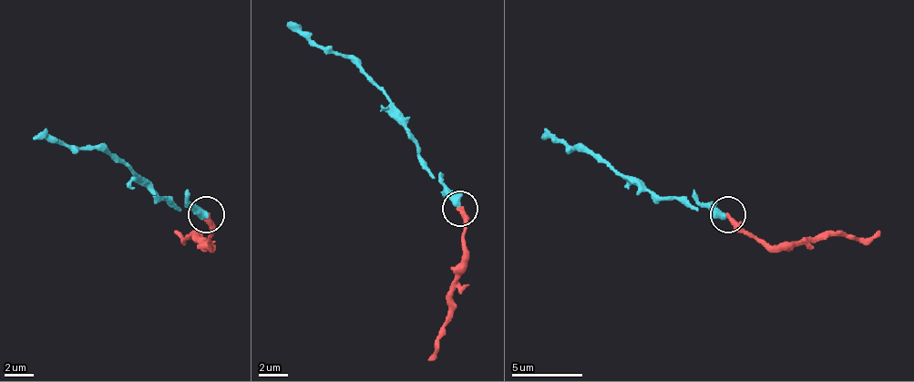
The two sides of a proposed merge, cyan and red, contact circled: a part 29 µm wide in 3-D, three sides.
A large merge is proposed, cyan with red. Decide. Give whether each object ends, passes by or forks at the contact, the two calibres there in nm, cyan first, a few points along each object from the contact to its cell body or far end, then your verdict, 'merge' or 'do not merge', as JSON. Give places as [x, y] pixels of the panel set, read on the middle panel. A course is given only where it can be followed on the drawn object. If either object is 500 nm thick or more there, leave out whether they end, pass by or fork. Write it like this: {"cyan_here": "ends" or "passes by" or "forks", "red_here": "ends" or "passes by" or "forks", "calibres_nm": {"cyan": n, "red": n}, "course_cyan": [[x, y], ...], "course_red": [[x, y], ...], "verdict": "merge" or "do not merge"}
{"calibres_nm": {"cyan": 500, "red": 380}, "course_cyan": [[461, 205], [428, 170], [407, 119], [354, 63], [325, 52], [286, 23]], "course_red": [[461, 209], [464, 273], [439, 348], [428, 359]], "verdict": "merge"}

